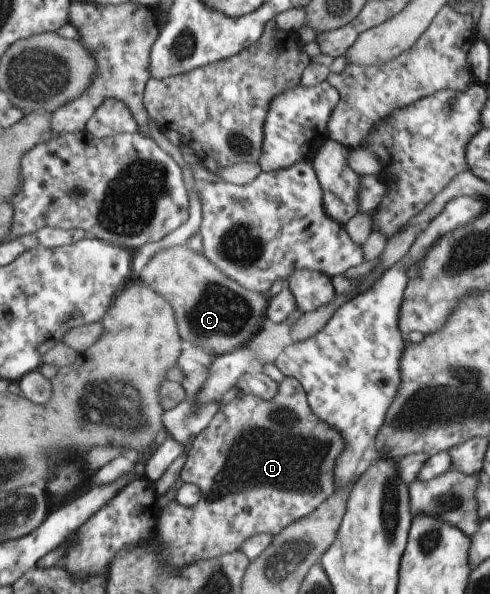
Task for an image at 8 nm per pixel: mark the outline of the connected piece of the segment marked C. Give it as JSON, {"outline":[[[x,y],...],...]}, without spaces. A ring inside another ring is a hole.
{"outline":[[[186,245],[156,251],[134,277],[157,291],[175,309],[180,337],[185,343],[223,355],[238,349],[258,332],[266,300],[256,291],[246,290],[223,273],[204,255]]]}

